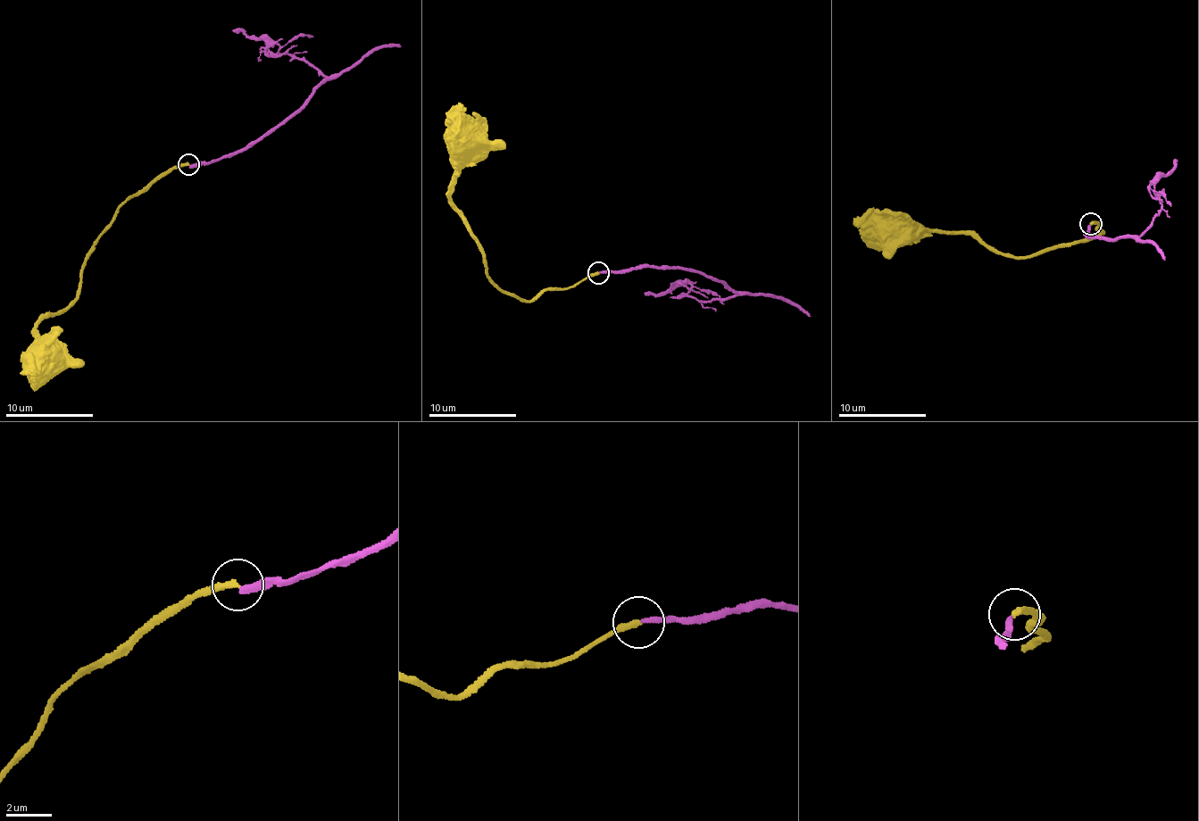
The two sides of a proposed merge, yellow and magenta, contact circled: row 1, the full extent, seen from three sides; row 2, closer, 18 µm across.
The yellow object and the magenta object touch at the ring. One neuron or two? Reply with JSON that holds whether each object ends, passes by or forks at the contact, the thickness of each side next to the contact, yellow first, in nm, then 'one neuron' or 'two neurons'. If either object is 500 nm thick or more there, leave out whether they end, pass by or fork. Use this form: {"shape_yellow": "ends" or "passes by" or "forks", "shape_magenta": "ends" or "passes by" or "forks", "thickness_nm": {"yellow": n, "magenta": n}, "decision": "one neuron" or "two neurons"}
{"shape_yellow": "ends", "shape_magenta": "ends", "thickness_nm": {"yellow": 240, "magenta": 260}, "decision": "two neurons"}

